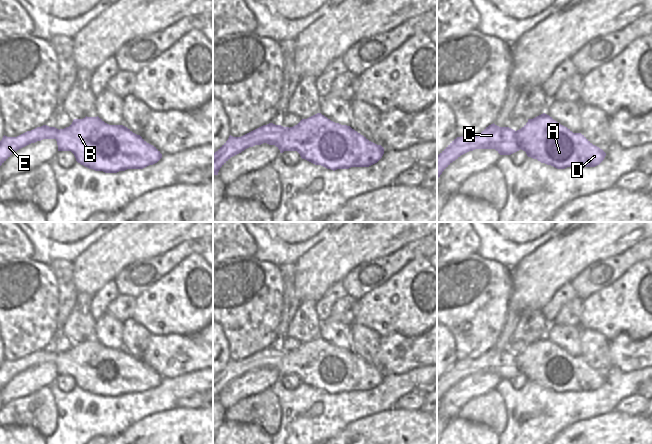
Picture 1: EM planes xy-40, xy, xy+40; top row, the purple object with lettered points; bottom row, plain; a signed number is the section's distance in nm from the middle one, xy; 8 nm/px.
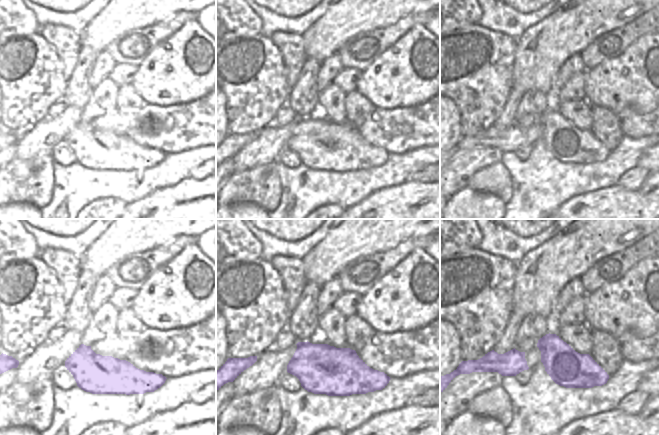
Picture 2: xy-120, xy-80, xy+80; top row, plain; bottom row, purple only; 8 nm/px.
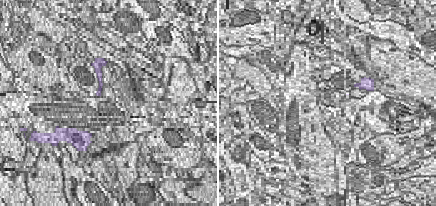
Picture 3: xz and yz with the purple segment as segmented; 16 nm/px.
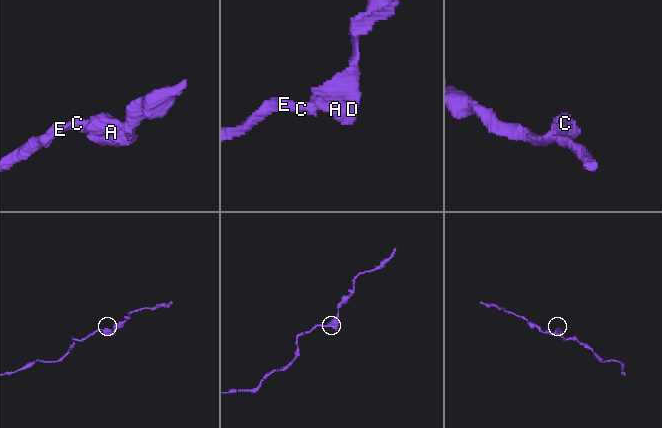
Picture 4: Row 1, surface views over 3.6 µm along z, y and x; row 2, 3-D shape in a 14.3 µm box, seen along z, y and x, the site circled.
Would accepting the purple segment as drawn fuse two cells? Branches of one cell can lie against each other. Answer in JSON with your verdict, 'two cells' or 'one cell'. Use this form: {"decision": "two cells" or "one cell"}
{"decision": "one cell"}

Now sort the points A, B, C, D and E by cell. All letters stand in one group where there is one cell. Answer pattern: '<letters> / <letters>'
A B C D E

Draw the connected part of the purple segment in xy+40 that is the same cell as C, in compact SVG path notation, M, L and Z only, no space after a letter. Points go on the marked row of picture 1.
M543 113L528 119L517 131L493 123L477 135L457 137L437 155L437 180L453 161L475 149L495 149L500 155L511 155L521 149L528 157L557 169L595 167L606 156L584 135L573 133Z

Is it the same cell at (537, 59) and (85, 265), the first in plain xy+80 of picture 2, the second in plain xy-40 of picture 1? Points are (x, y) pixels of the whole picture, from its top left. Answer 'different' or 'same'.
same

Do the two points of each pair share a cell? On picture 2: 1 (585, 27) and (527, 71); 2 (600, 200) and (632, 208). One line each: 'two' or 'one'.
1: one
2: one

